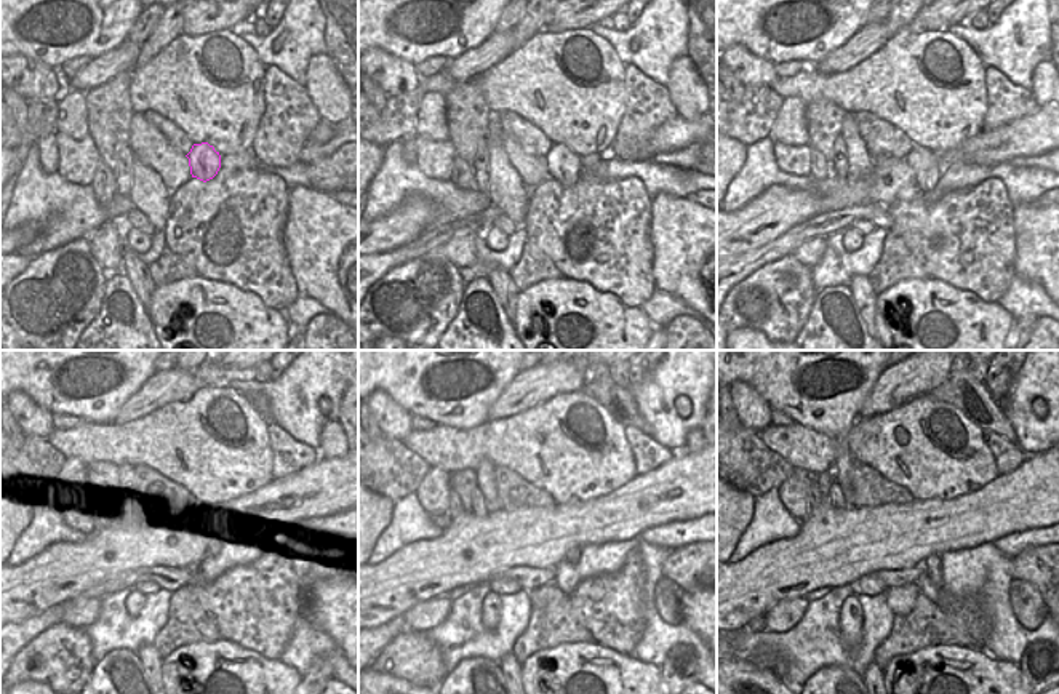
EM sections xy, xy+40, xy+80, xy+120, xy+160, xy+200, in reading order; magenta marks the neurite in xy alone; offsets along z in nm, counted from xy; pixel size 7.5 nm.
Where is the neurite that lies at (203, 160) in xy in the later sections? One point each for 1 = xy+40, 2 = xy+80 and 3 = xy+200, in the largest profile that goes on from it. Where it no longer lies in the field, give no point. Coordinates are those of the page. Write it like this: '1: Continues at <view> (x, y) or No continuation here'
1: Continues at xy+40 (563, 165)
2: Continues at xy+80 (925, 165)
3: Continues at xy+200 (933, 566)

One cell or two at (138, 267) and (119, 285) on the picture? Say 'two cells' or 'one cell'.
two cells

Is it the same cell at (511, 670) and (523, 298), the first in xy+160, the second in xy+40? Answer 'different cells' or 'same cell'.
different cells

